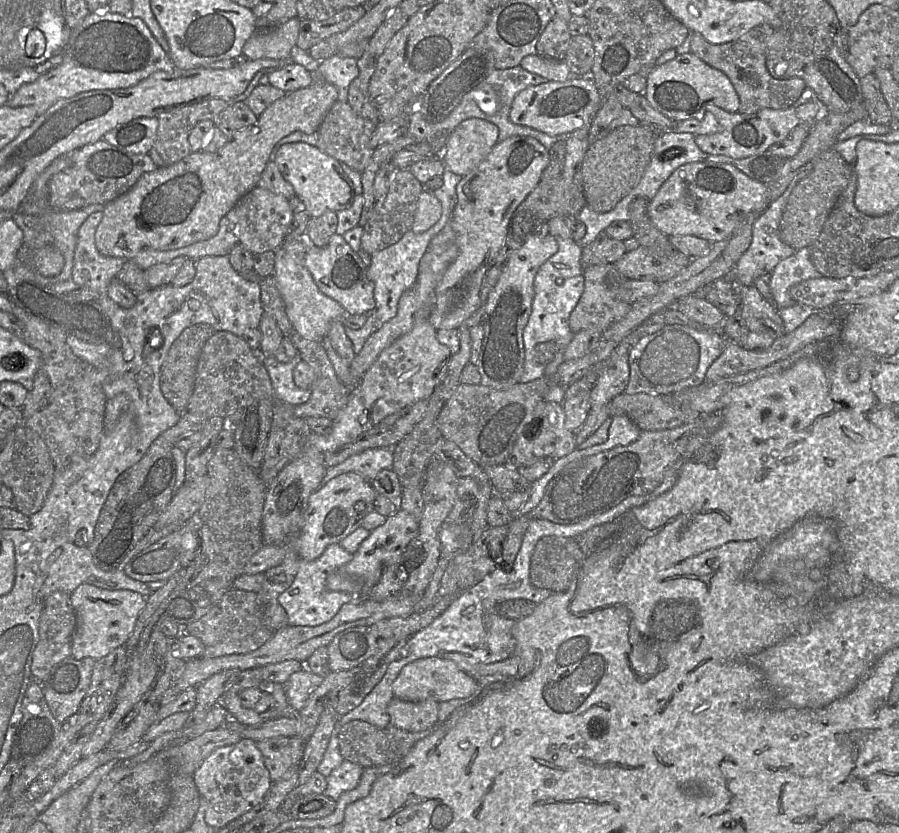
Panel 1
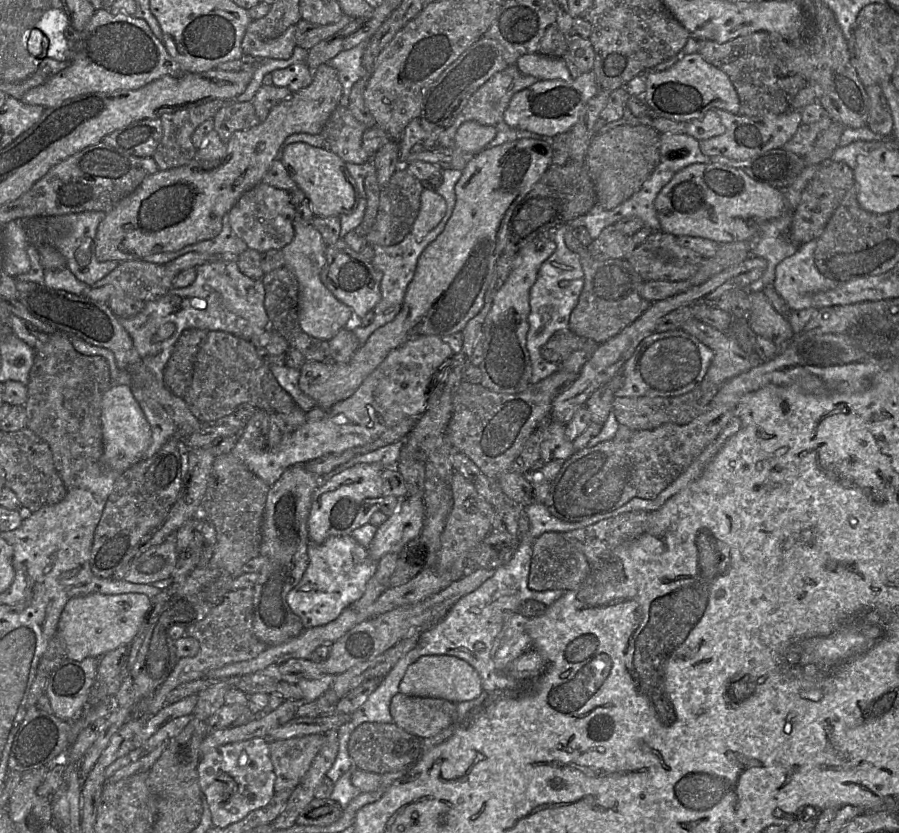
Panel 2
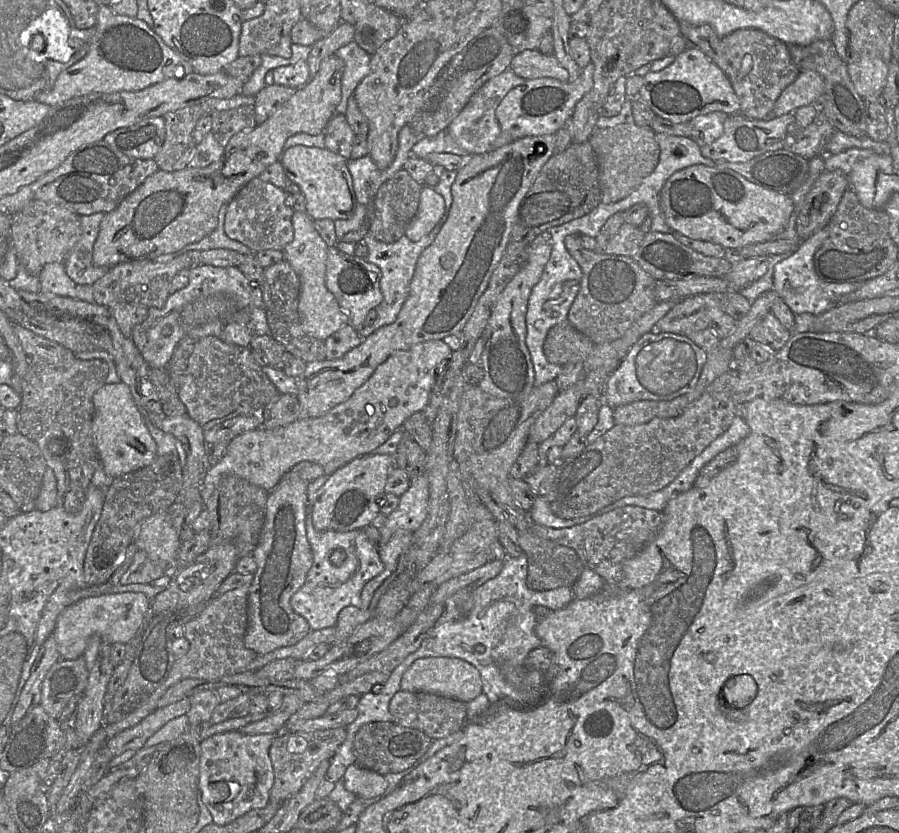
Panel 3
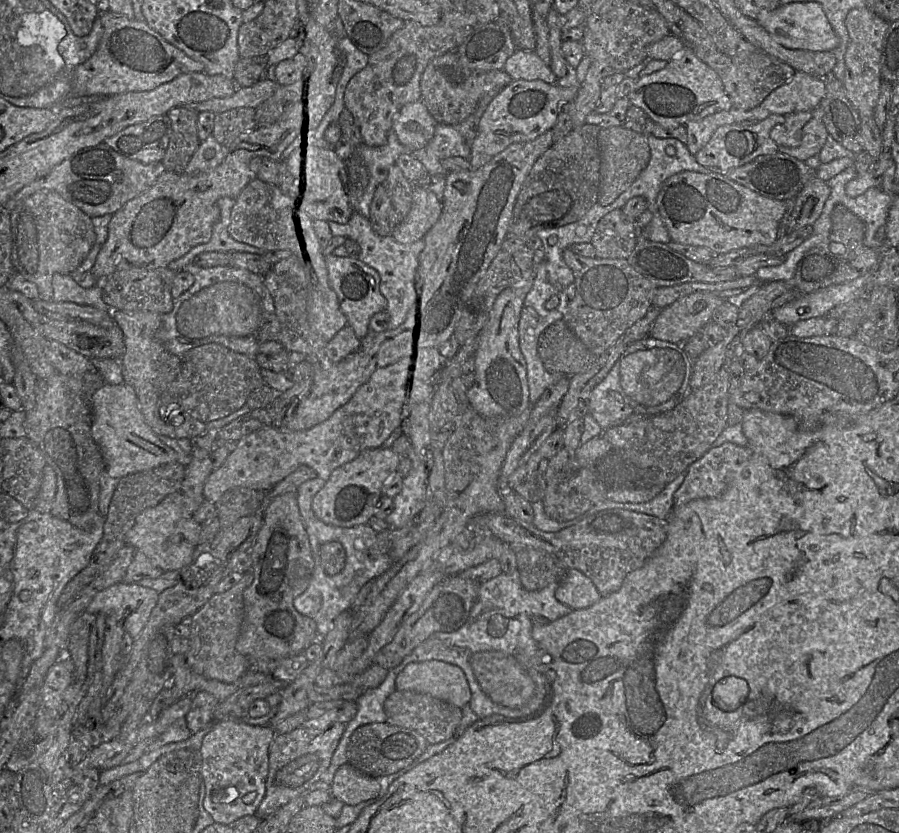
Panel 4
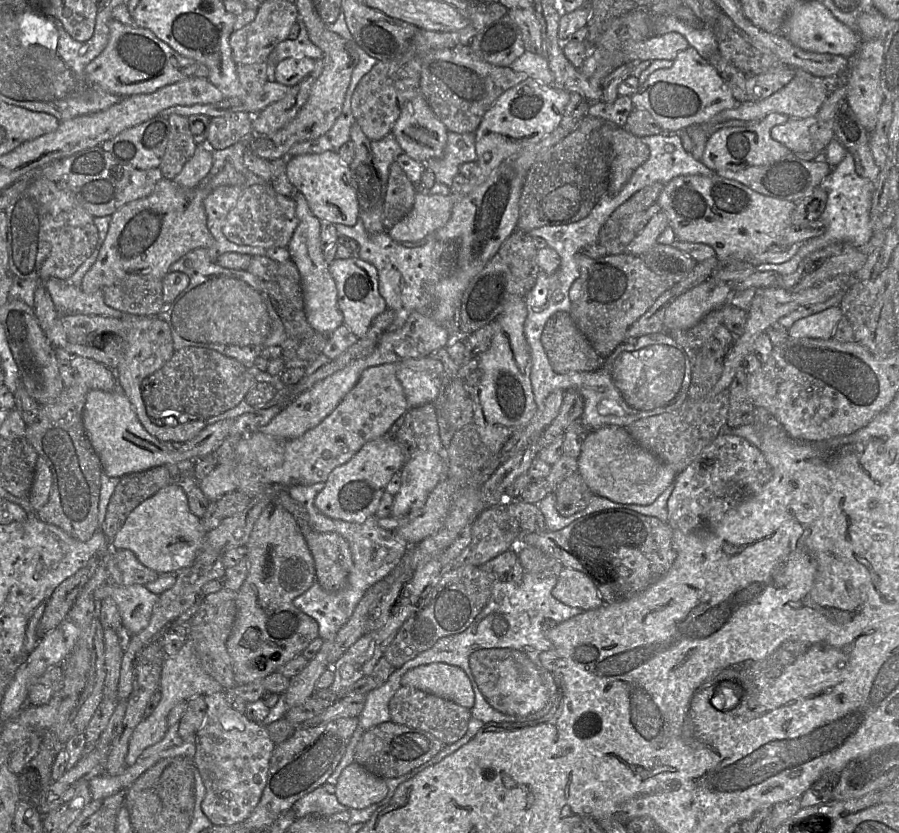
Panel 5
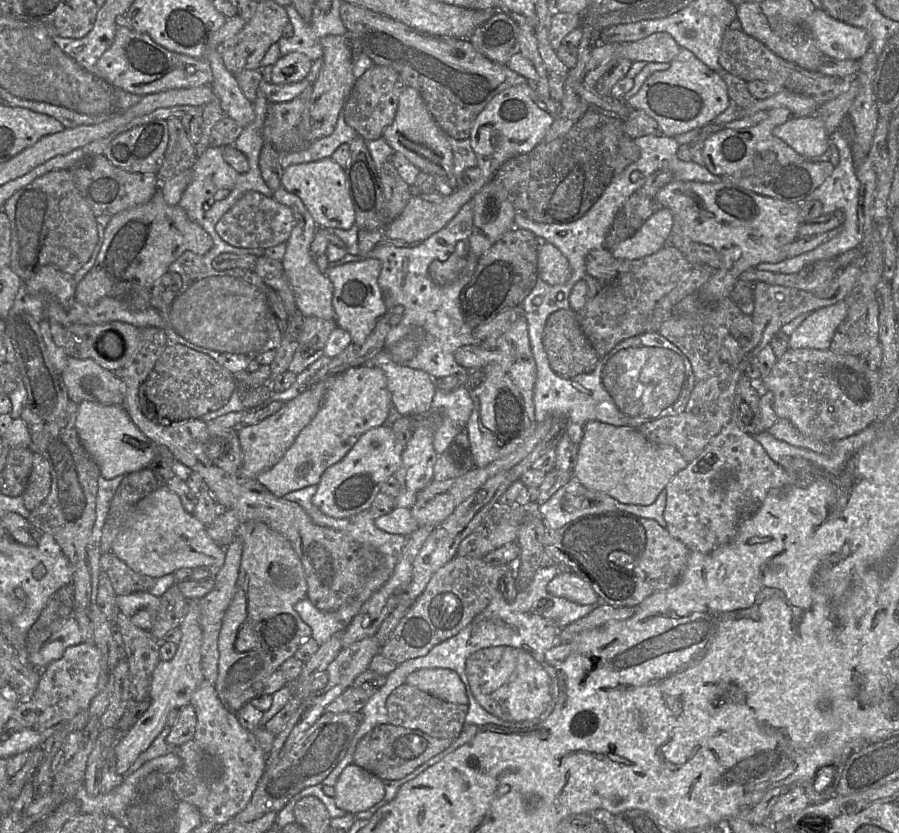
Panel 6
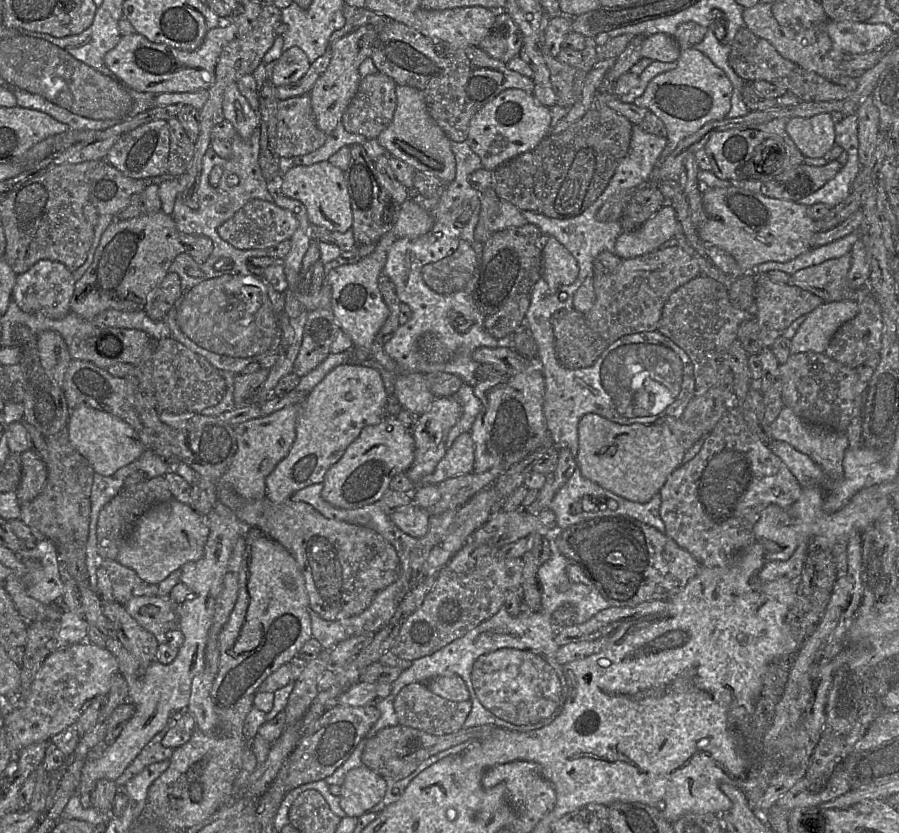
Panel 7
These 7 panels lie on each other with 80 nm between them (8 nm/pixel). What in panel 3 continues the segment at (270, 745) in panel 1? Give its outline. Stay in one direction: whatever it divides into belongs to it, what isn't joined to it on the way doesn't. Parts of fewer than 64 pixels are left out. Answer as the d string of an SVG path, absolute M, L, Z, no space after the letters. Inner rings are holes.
M346 727L313 732L282 731L278 733L269 749L274 772L274 783L270 791L269 803L281 804L296 794L314 774L322 761L333 758L338 747L345 741L346 736Z

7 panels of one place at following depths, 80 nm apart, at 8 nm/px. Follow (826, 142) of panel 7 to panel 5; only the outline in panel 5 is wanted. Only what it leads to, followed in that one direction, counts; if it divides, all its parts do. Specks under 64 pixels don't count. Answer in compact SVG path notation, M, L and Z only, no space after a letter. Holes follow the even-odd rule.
M815 116L804 119L790 118L786 123L774 126L770 135L793 153L813 151L814 143L810 135L810 128L816 122Z

